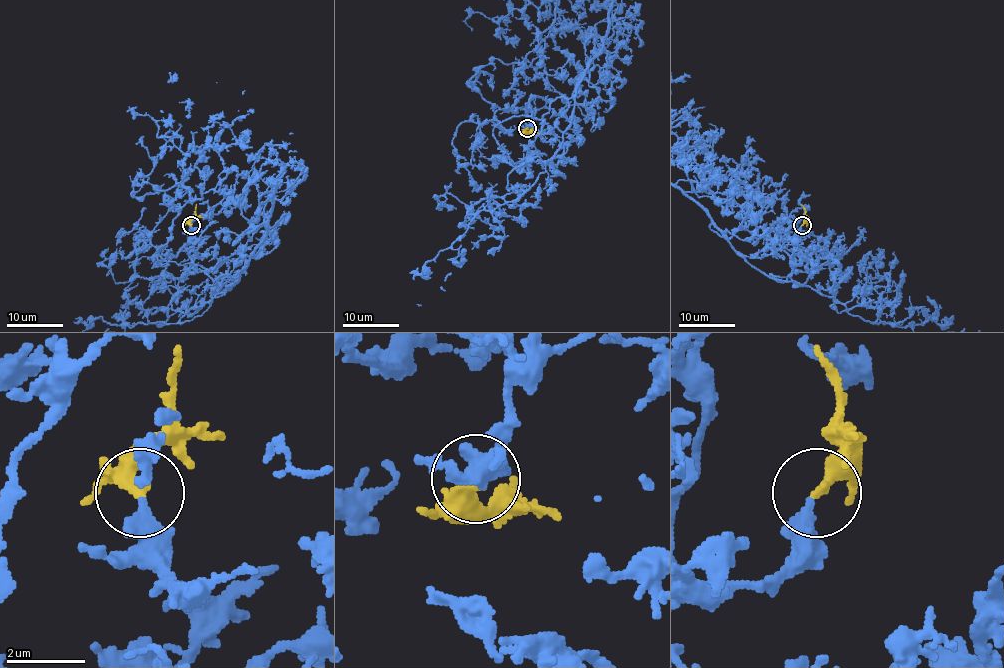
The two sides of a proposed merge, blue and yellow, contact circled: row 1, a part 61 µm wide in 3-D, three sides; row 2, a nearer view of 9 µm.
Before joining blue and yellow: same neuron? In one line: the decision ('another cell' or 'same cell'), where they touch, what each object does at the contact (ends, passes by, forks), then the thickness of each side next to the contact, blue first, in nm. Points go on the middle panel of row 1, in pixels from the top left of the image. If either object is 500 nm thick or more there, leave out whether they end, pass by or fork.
same cell; at (527, 128); blue ends there; yellow ends there; 400 nm thick on the blue side, 380 nm on the other

